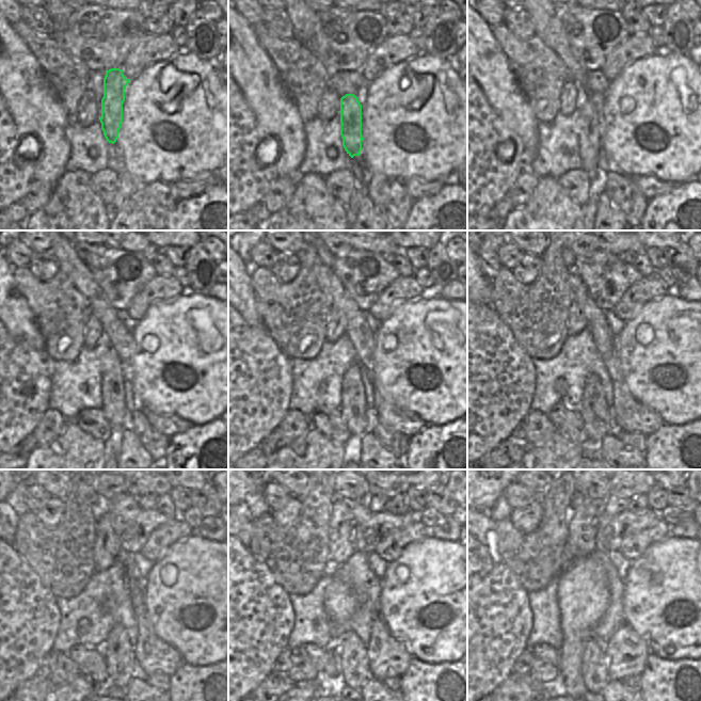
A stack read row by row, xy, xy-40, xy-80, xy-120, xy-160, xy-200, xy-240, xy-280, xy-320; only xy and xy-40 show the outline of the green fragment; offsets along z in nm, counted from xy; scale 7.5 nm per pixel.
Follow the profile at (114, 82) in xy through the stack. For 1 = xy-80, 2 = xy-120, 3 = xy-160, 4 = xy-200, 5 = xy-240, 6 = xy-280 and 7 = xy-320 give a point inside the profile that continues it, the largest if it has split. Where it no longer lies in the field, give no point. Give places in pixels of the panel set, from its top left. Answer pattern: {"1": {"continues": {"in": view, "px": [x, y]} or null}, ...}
{"1": {"continues": {"in": "xy-80", "px": [589, 125]}}, "2": {"continues": {"in": "xy-120", "px": [113, 408]}}, "3": {"continues": {"in": "xy-160", "px": [359, 418]}}, "4": {"continues": {"in": "xy-200", "px": [598, 417]}}, "5": {"continues": {"in": "xy-240", "px": [117, 652]}}, "6": {"continues": {"in": "xy-280", "px": [352, 653]}}, "7": {"continues": {"in": "xy-320", "px": [594, 672]}}}

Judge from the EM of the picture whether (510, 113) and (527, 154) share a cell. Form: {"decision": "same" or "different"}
{"decision": "same"}

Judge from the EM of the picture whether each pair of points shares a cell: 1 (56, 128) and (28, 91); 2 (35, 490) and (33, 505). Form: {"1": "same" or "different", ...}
{"1": "same", "2": "same"}

